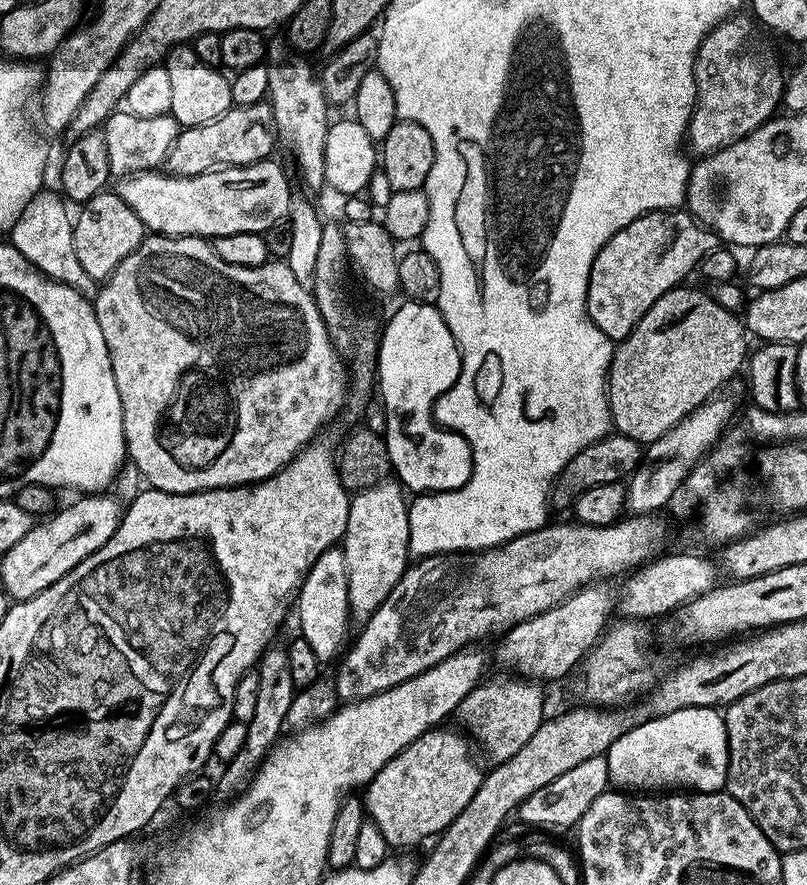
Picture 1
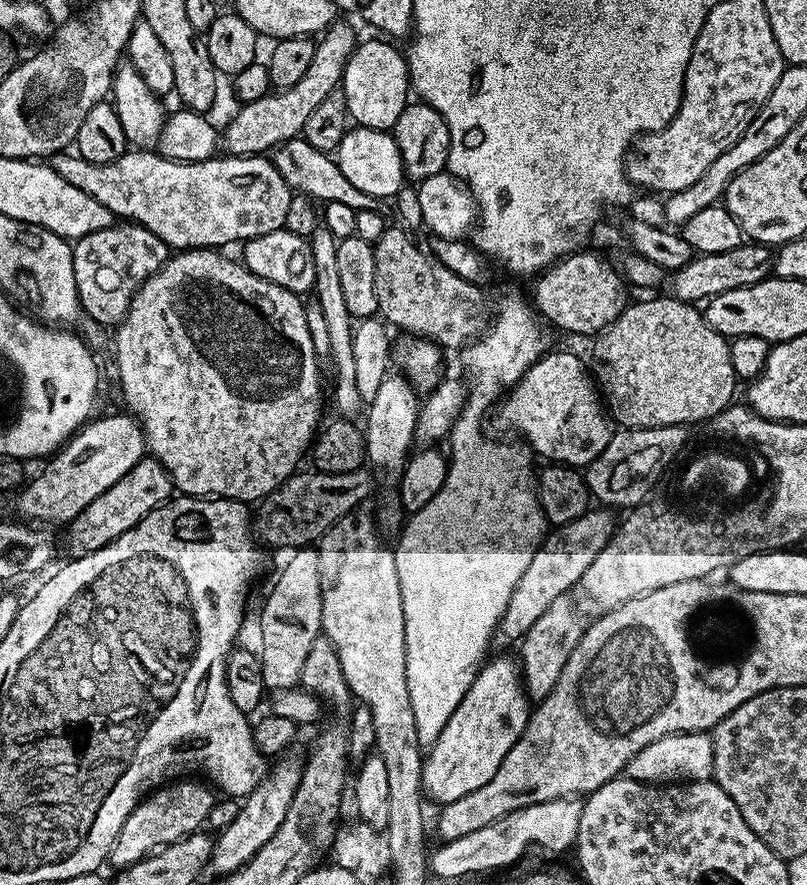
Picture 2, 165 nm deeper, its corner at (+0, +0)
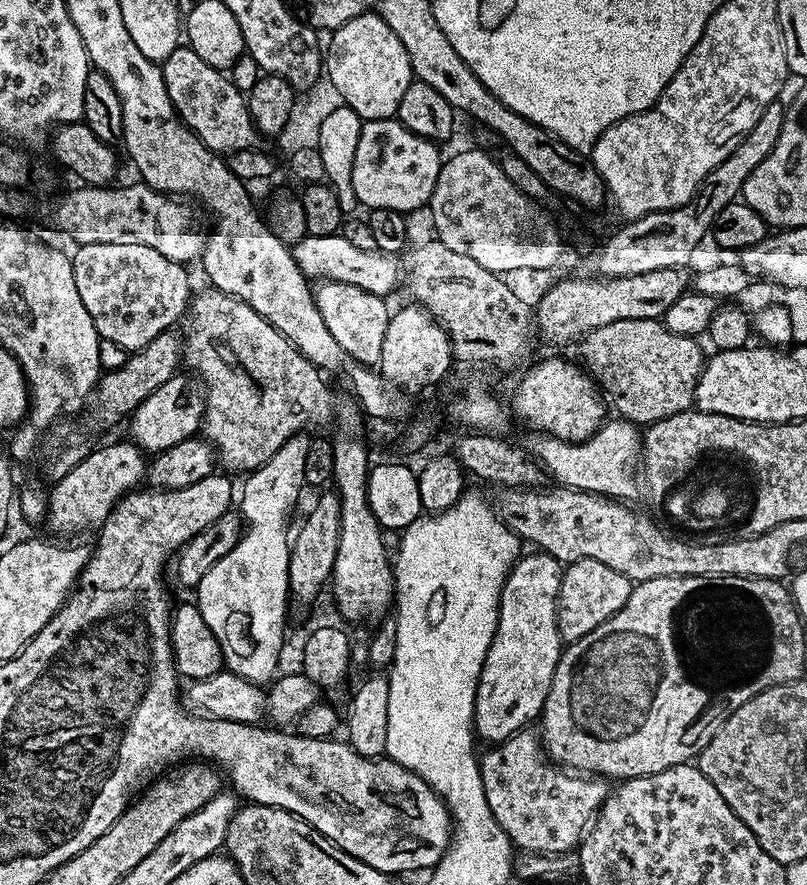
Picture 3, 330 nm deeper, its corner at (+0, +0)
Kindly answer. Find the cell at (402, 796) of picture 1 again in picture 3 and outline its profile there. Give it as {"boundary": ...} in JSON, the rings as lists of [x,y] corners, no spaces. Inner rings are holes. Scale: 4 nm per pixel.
{"boundary":[[[539,550],[533,556],[521,555],[508,573],[500,595],[500,617],[496,633],[490,642],[490,650],[484,659],[480,681],[476,687],[476,719],[474,732],[485,740],[485,745],[501,744],[516,732],[525,731],[528,724],[537,719],[544,710],[544,703],[550,694],[554,670],[560,661],[562,641],[558,630],[556,603],[560,597],[562,565],[553,556]]]}

